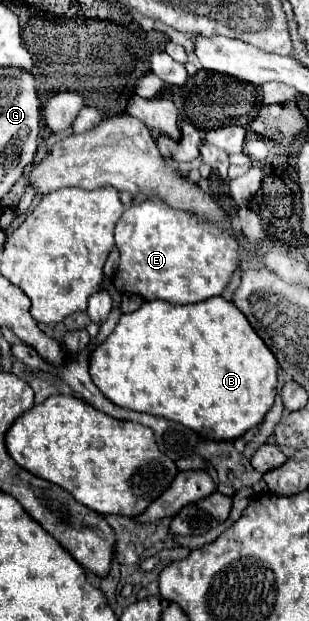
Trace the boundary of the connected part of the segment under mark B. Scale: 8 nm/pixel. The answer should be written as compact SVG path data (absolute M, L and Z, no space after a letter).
M213 296L213 298L207 298L203 302L197 302L197 304L183 304L183 306L177 306L177 304L169 304L169 302L161 302L161 300L151 300L151 302L145 302L139 310L131 312L131 314L123 314L119 324L115 326L115 330L109 334L109 338L99 344L91 358L89 358L89 372L91 372L91 378L93 382L97 384L97 388L111 400L115 402L117 406L123 406L123 408L129 408L129 410L137 410L137 412L147 412L147 414L155 414L155 416L161 416L161 418L167 418L167 420L173 420L173 422L181 422L185 426L189 426L191 430L197 430L197 434L209 438L209 440L235 440L239 436L243 436L247 430L259 426L265 418L265 414L271 410L273 406L273 400L275 400L275 394L277 394L277 370L279 370L279 364L277 360L273 358L273 352L265 346L265 342L257 336L257 332L251 328L251 324L247 322L247 318L225 298L221 296Z

